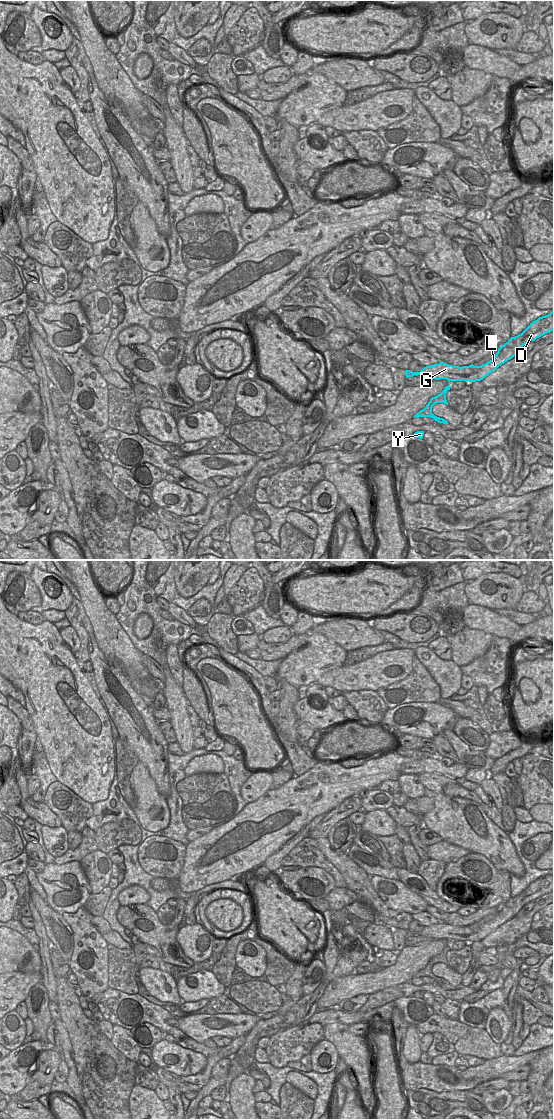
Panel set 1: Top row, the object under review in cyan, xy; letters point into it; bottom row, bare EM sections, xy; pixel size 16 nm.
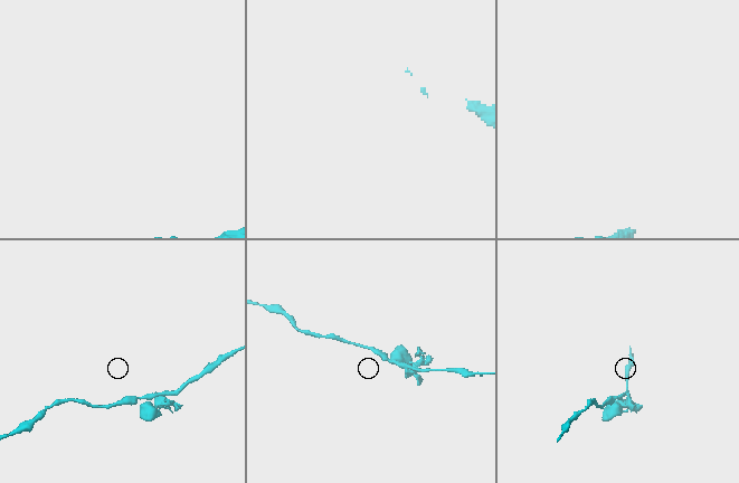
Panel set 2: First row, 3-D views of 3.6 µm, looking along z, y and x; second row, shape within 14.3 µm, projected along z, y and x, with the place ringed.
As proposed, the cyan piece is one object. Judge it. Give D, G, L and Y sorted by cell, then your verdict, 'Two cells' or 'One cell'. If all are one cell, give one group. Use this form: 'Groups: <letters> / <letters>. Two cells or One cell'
Groups: D G L / Y. Two cells

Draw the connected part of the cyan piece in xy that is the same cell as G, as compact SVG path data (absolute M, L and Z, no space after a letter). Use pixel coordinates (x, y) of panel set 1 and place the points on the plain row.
M554 871L539 877L519 895L511 897L504 905L498 908L494 918L481 926L453 926L444 922L424 927L414 935L426 936L436 940L446 939L448 941L481 941L499 926L512 919L520 909L530 901L550 893L554 890Z

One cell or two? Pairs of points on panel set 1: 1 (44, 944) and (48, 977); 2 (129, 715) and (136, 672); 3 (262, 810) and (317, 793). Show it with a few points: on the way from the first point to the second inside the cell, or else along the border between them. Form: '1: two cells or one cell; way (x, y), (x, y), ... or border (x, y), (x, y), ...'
1: one cell; way (44, 952), (46, 969)
2: two cells; border (120, 668), (131, 687), (146, 704)
3: one cell; way (276, 810), (289, 808), (303, 798)

